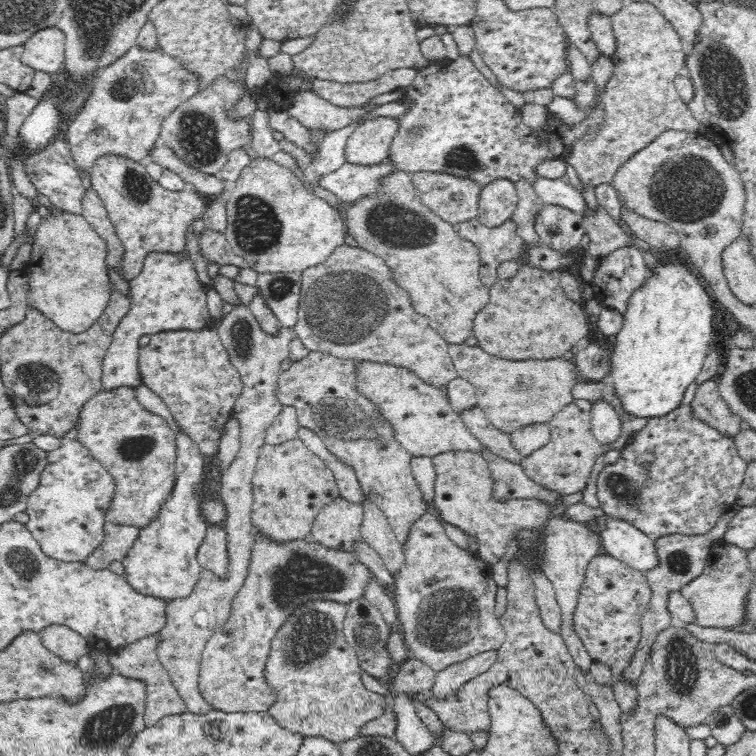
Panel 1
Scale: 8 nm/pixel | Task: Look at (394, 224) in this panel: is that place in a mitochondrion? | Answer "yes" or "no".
yes

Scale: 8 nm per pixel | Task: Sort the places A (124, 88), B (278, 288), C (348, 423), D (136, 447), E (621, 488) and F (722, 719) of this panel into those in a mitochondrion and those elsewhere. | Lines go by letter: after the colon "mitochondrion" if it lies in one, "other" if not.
A: mitochondrion
B: mitochondrion
C: mitochondrion
D: mitochondrion
E: mitochondrion
F: mitochondrion

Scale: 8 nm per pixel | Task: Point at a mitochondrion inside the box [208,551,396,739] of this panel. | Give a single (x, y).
(308, 640)

